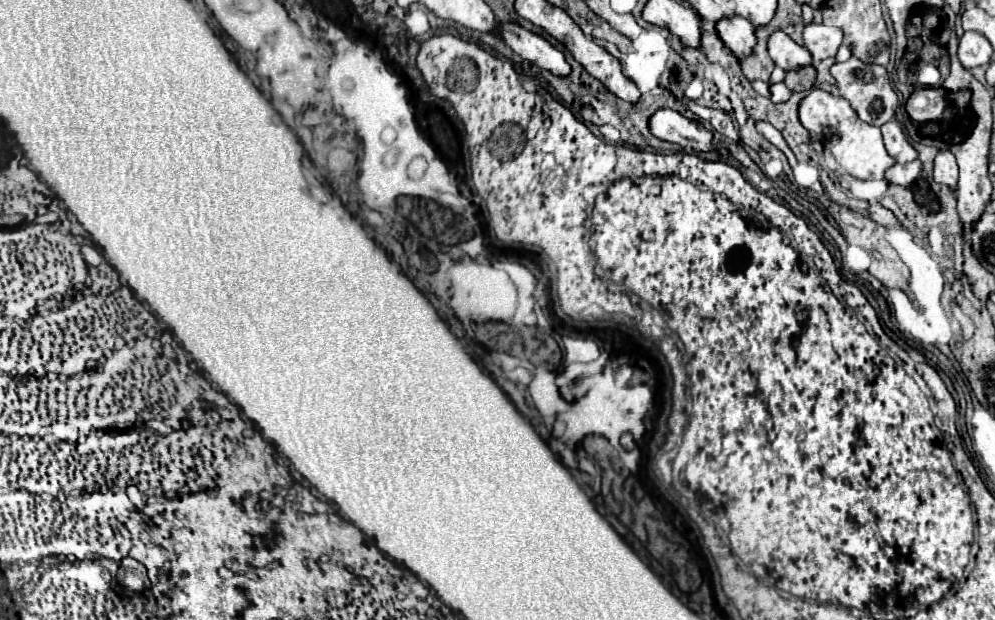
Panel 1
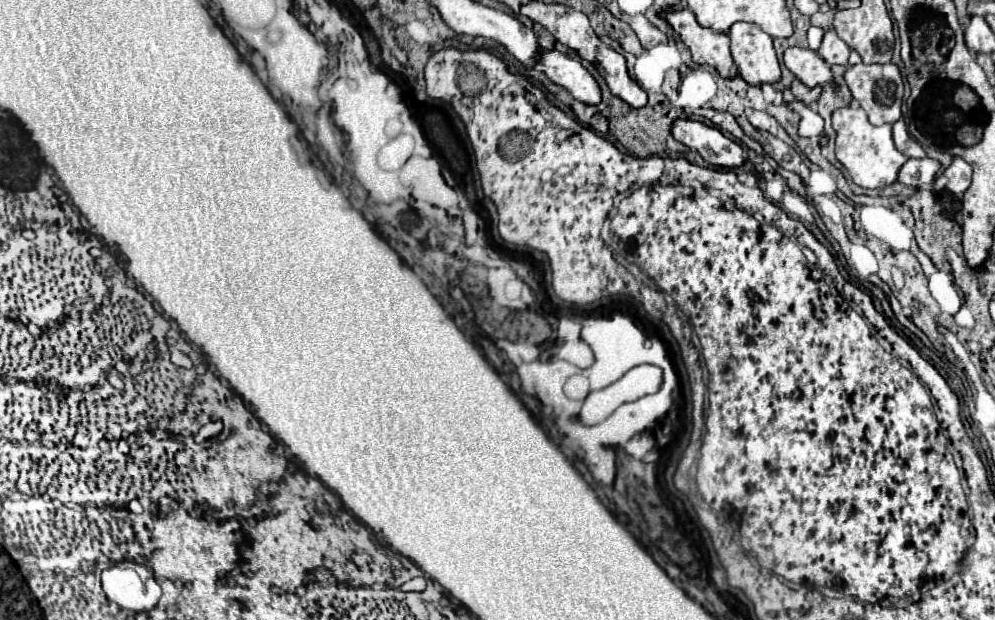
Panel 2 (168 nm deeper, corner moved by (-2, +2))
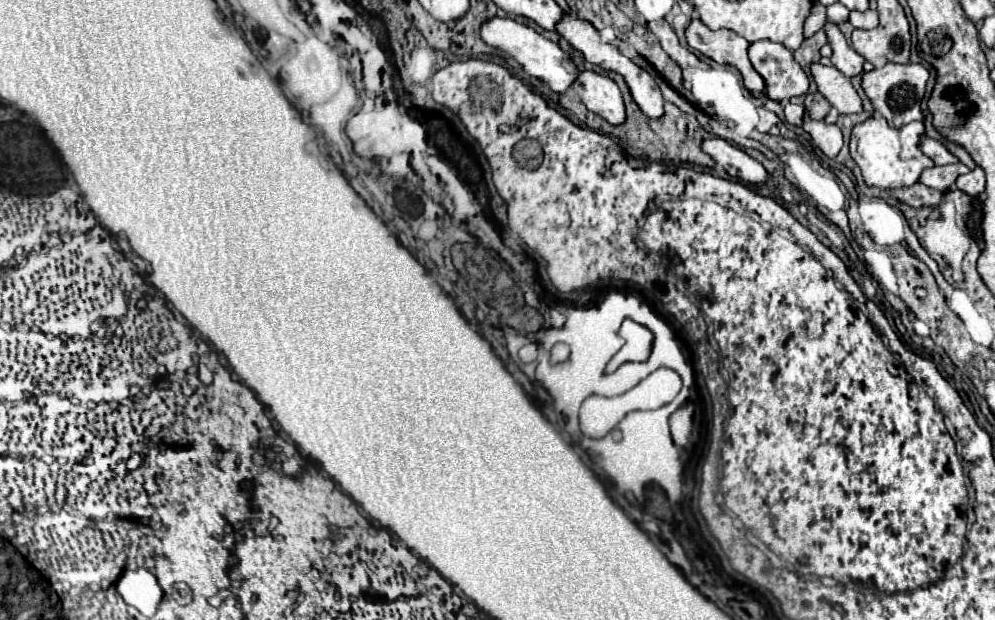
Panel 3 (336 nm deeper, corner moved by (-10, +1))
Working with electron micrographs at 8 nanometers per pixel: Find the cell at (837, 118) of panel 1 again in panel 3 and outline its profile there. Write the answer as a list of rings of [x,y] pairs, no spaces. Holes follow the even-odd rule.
[[[877,113],[855,125],[851,133],[851,157],[859,165],[863,179],[869,187],[879,189],[897,189],[897,187],[909,187],[919,181],[919,175],[923,169],[933,167],[935,163],[919,149],[919,141],[925,137],[925,125],[923,121],[913,121],[903,127],[889,127],[883,117]]]

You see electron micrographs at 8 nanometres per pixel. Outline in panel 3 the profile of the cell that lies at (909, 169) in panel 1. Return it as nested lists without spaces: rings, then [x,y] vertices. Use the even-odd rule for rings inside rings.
[[[957,163],[957,165],[945,165],[945,167],[931,167],[931,169],[925,169],[921,173],[921,183],[931,187],[931,189],[939,189],[939,191],[949,191],[953,187],[953,183],[957,181],[959,175],[967,173],[969,167],[963,165],[963,163]]]

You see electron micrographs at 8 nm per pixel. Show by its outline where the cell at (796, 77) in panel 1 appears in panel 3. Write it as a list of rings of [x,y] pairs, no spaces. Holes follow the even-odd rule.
[[[807,93],[805,95],[805,109],[807,109],[811,119],[823,121],[827,117],[831,105],[829,105],[829,101],[821,93]]]

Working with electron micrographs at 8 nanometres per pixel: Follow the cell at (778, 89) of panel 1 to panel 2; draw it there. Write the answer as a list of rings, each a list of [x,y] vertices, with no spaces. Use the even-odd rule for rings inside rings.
[[[793,100],[793,102],[783,102],[787,108],[795,110],[797,114],[801,114],[801,122],[799,122],[799,136],[819,136],[823,132],[823,118],[815,112],[811,112],[803,102]]]

